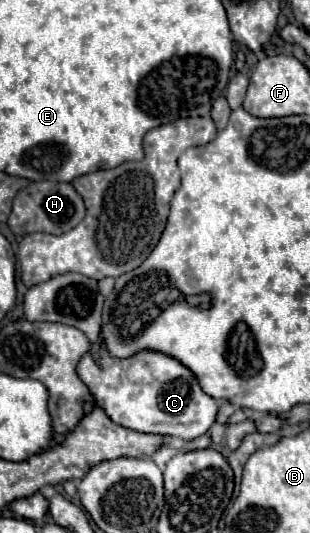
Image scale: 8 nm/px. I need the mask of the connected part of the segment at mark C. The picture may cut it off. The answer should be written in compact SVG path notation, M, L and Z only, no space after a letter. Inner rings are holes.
M101 338L99 364L95 364L93 358L89 360L89 356L85 356L79 360L75 370L93 394L95 404L123 428L193 440L205 434L217 418L217 400L203 392L199 380L195 374L191 374L191 370L187 370L187 366L167 354L159 354L155 350L139 350L127 358L115 358ZM129 366L135 366L135 380L127 376Z

